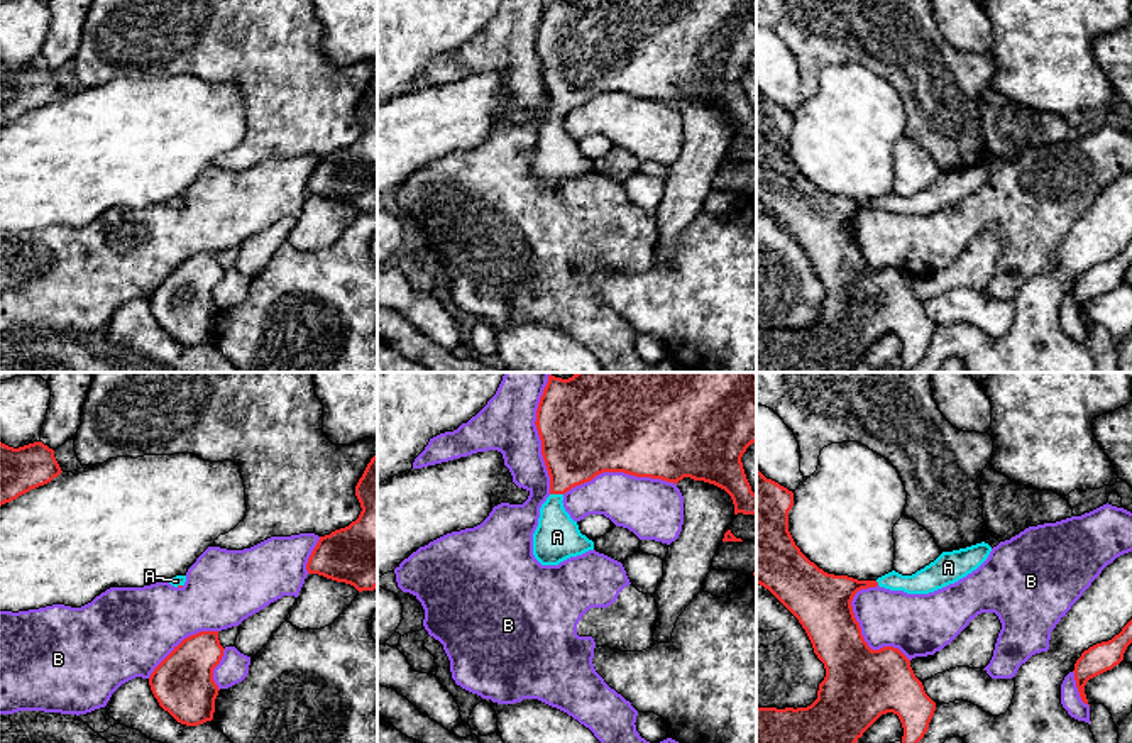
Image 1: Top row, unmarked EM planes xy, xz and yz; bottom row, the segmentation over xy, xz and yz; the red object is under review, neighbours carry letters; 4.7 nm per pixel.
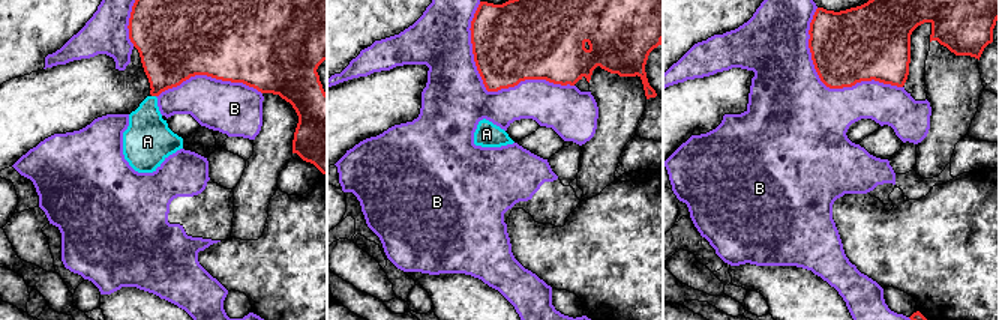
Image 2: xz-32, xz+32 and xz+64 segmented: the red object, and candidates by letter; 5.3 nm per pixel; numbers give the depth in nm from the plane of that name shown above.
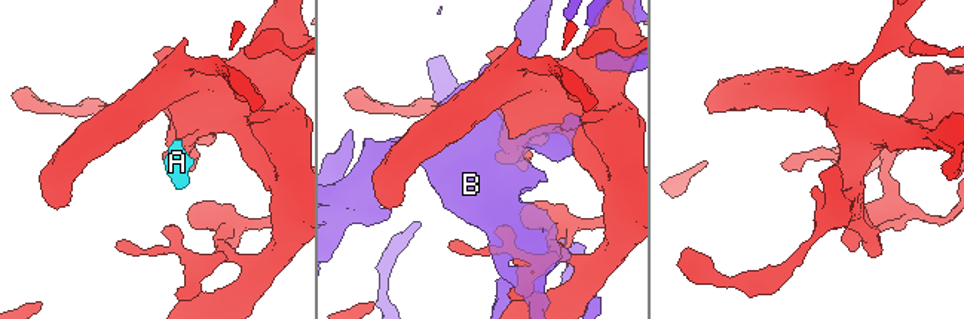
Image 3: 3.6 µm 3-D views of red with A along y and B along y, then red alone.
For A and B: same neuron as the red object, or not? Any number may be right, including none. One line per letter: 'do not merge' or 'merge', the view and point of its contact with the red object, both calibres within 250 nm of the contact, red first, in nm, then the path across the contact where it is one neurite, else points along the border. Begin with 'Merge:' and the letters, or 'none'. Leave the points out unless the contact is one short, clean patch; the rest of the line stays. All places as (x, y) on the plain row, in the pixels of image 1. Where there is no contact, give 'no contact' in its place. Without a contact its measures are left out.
Merge: A
A: merge; meets red in xz at (557, 114); 340 nm thick on the red side, 220 nm on the other; runs through xz (577, 66), (557, 114), (557, 158)
B: do not merge; meets red in yz at (863, 259); 340 nm thick on the red side, 280 nm on the other

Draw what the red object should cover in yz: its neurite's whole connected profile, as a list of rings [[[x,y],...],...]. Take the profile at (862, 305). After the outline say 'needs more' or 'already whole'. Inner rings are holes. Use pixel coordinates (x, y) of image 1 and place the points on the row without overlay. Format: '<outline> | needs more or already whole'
[[[756,90],[756,205],[768,210],[799,240],[814,274],[824,284],[826,298],[819,305],[817,320],[807,328],[756,328],[756,372],[851,372],[863,354],[887,333],[898,337],[904,367],[915,367],[929,350],[936,323],[926,315],[910,281],[898,269],[868,267],[851,222],[858,212],[876,206],[907,215],[934,213],[976,191],[988,179],[992,168],[981,162],[942,173],[912,196],[892,191],[876,201],[858,201],[827,195],[800,173],[789,152],[792,127],[794,113]]] | needs more

